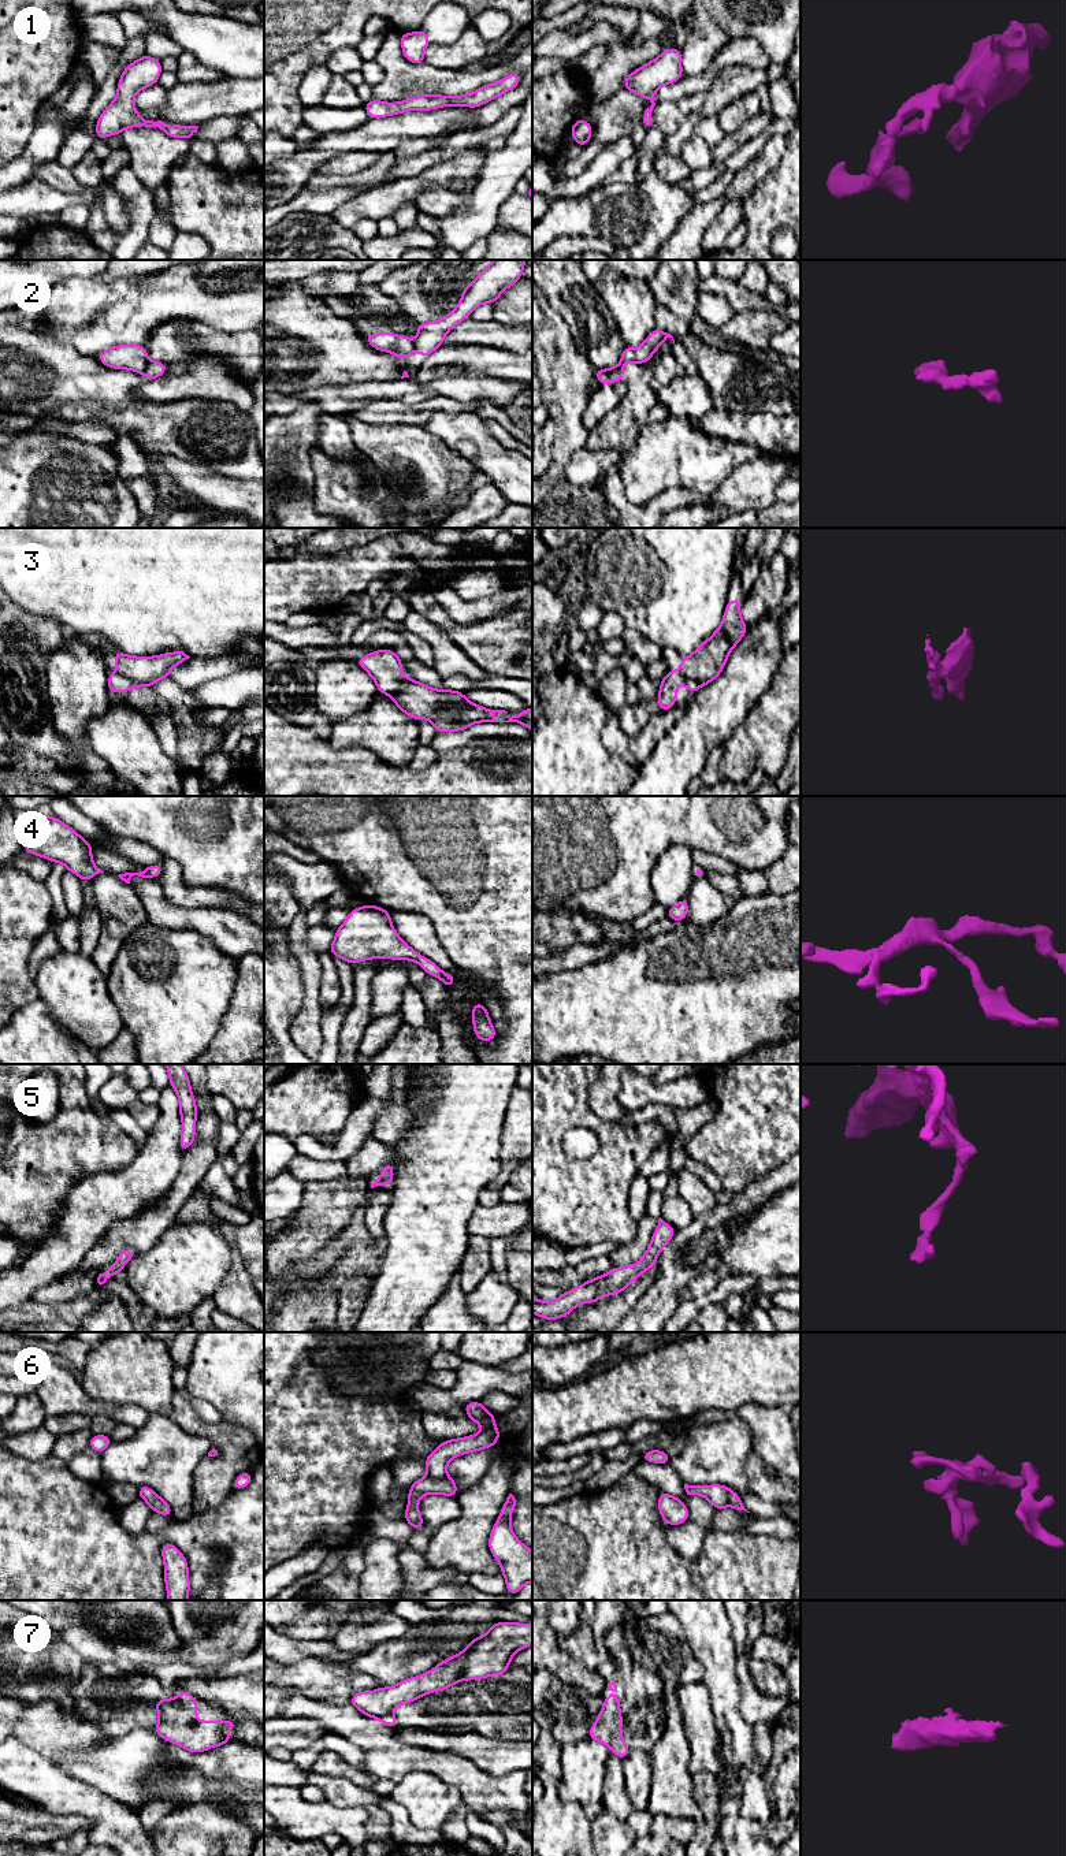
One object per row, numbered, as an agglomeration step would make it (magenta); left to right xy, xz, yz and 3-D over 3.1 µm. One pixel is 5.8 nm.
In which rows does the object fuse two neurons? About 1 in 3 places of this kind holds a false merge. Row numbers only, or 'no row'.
2, 3

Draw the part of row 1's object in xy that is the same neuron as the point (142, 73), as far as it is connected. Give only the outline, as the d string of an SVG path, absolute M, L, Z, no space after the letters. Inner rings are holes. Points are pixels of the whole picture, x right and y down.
M148 55L131 62L123 70L118 82L116 97L97 119L94 134L99 140L120 134L123 130L130 127L141 126L157 127L172 138L192 140L198 126L167 126L161 120L142 120L138 109L133 105L135 93L157 83L160 74L160 59Z

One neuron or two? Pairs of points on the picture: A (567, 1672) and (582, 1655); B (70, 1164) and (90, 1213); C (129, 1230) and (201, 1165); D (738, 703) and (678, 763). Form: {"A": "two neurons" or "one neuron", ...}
{"A": "two neurons", "B": "two neurons", "C": "one neuron", "D": "one neuron"}

